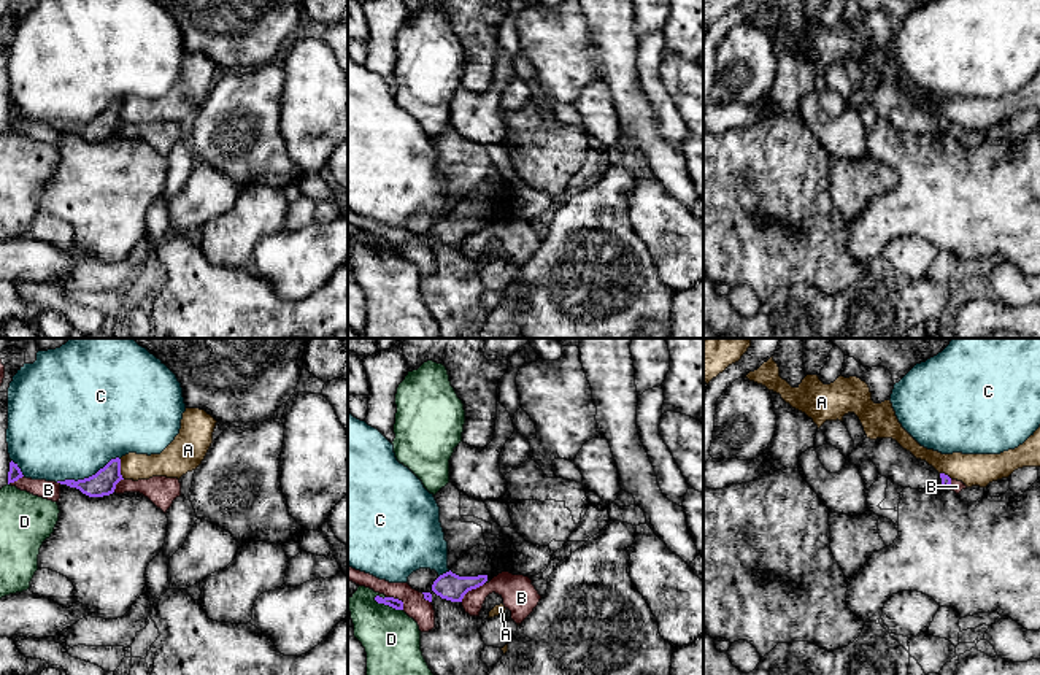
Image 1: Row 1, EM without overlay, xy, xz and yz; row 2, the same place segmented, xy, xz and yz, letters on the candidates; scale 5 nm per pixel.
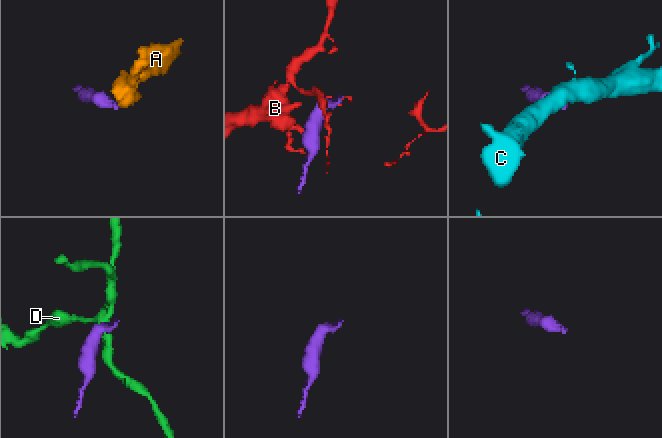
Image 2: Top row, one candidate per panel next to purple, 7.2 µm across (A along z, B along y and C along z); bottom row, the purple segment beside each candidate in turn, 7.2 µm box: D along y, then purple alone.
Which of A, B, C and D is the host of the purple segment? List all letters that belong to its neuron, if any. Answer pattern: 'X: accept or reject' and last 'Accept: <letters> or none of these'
A: reject
B: reject
C: reject
D: reject
Accept: none of these

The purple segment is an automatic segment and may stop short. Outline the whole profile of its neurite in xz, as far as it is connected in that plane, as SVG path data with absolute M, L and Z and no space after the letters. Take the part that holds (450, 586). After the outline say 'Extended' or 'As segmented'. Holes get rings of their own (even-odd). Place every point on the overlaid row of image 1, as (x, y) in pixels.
M487 545L473 546L451 567L449 572L440 575L433 581L432 591L441 599L462 602L468 591L483 586L487 581L487 575L497 572L487 561Z. Extended

